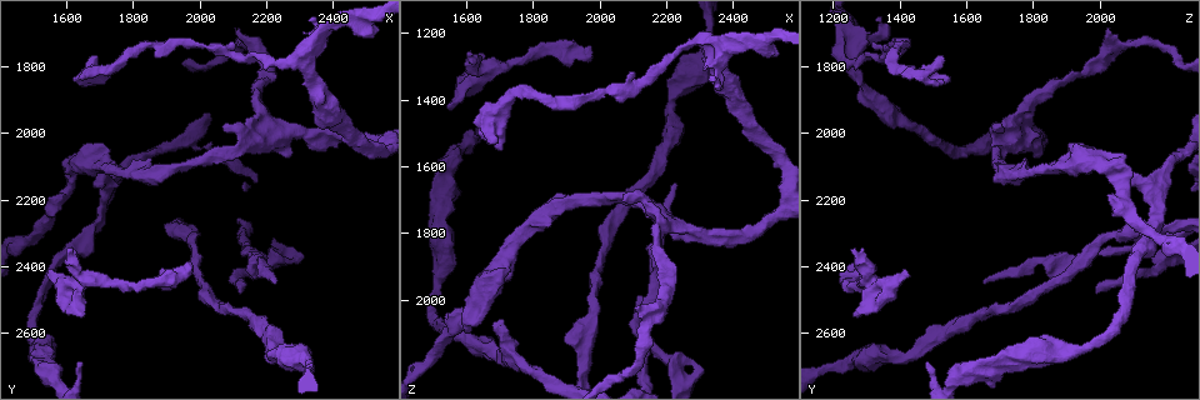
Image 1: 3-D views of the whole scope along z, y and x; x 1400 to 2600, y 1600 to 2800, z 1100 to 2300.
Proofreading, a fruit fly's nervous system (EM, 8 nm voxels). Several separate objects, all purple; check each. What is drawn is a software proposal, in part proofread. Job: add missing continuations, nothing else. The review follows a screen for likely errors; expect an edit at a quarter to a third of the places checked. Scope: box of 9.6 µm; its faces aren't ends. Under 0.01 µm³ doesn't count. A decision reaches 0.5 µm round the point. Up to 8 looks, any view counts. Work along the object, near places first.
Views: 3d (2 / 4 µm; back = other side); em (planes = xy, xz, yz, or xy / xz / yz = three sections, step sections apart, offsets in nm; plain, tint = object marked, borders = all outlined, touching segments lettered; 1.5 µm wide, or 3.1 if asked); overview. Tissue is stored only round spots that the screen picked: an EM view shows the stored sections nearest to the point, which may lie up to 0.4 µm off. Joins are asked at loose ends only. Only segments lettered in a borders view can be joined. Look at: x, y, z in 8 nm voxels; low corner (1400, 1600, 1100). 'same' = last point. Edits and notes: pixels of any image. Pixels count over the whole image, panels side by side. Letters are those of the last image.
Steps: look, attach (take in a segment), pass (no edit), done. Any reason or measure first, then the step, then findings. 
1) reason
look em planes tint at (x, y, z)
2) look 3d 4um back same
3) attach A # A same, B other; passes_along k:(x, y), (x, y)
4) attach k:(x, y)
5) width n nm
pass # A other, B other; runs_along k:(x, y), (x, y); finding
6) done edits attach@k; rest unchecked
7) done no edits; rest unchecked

an open end
look 3d 2um at (2100, 1690, 2020)

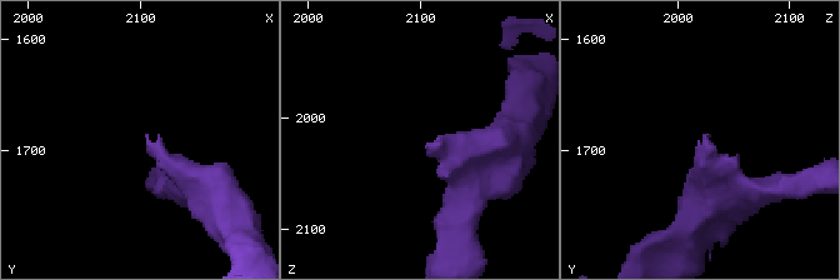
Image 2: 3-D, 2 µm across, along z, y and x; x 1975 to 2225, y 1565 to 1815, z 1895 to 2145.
look em planes borders at (2108, 1688, 2026)

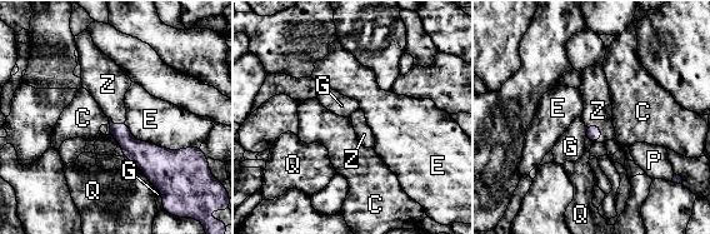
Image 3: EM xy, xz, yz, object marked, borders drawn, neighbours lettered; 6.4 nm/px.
attach Z # C other, E other, G other, P other, Q other, Z same; passes_along 3:(593, 132), (598, 127), (598, 110); the neuron continues

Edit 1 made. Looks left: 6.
an open end
look 3d 2um at (1610, 2360, 1260)

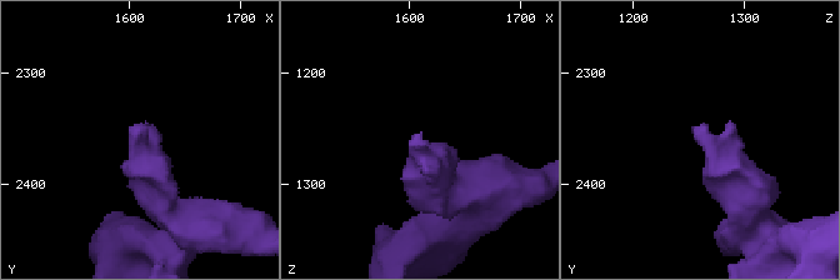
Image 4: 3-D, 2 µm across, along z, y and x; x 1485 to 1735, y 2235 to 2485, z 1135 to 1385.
shape alone is not enough
look em planes borders at (1612, 2352, 1252)

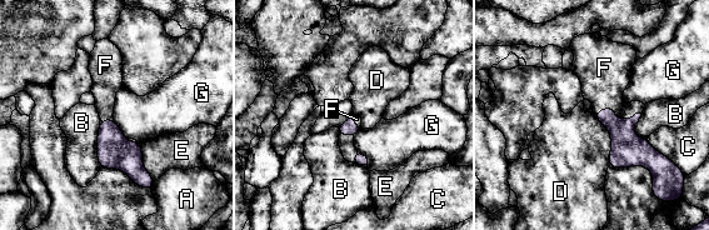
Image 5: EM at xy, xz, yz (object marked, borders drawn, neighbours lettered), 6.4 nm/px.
attach F # A other, B other, C other, D other, E other, F same, G other; passes_along 5:(627, 150), (614, 116), (604, 79); the neuron continues

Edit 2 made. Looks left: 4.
redraw
look overview

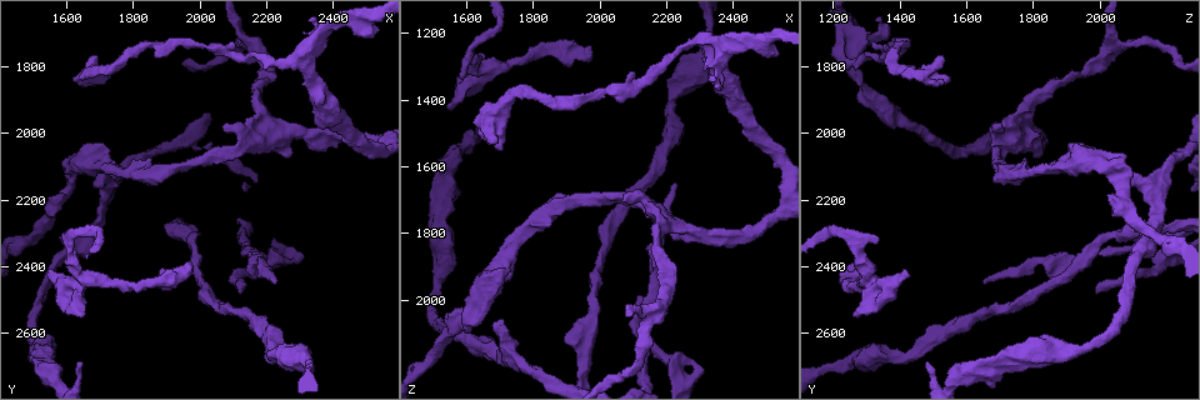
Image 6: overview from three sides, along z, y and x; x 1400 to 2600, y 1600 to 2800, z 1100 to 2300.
look 3d 2um at (1640, 2690, 1480)

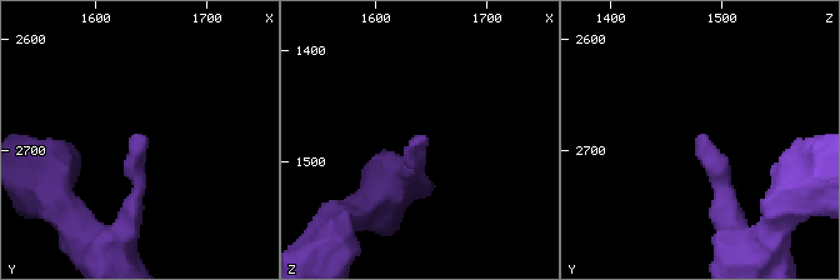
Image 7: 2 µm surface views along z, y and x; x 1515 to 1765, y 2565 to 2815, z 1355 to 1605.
look em xy step 4 borders at (1640, 2690, 1480)

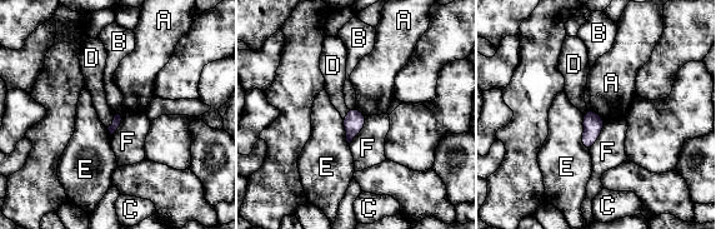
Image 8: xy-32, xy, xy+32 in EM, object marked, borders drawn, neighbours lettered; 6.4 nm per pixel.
look em planes borders same

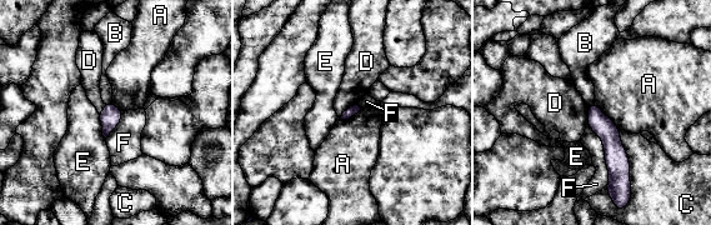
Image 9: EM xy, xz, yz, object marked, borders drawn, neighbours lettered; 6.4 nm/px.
pass # A other, B other, C other, D other, E other, F other; no lettered segment goes on from it

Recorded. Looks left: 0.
done edits attach@3, attach@5; rest unchecked

